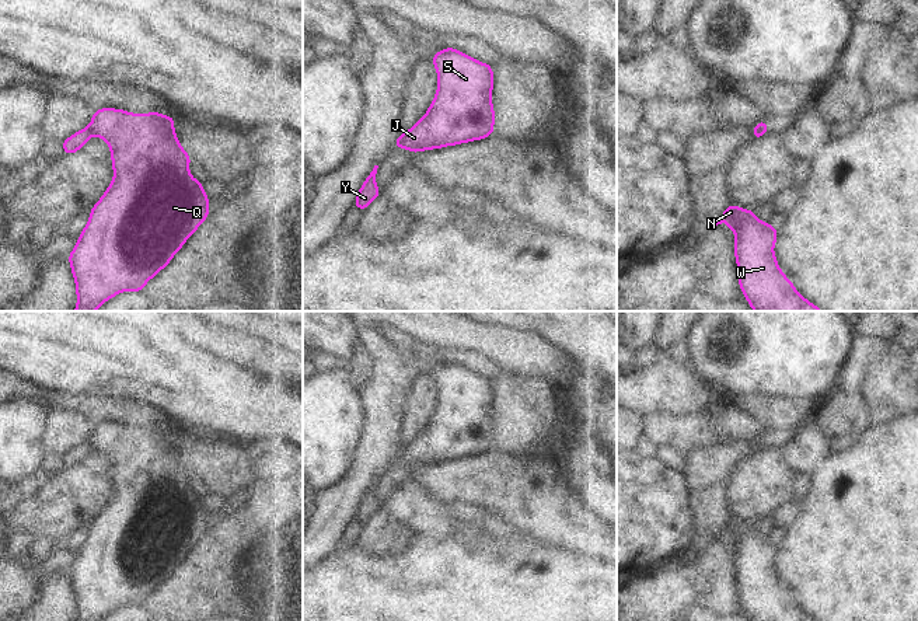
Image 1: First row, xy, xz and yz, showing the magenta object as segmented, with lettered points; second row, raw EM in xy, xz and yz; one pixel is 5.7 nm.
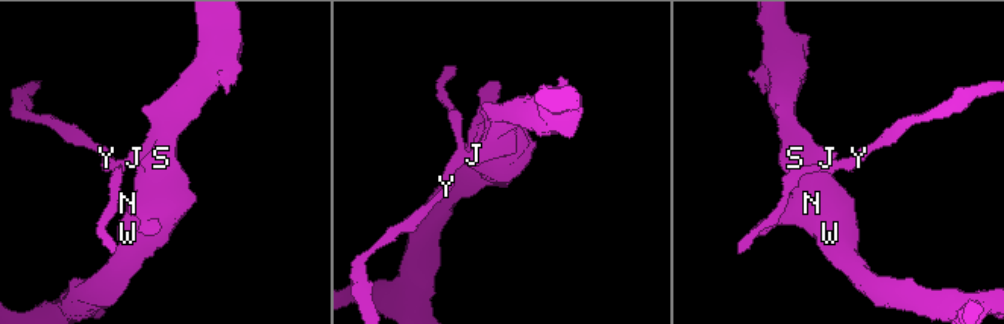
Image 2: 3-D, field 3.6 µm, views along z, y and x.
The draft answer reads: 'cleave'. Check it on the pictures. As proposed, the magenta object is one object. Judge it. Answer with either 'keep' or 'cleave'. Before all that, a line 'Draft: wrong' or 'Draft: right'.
Draft: right
cleave

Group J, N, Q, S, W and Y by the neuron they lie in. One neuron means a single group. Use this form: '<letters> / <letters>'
J N Q S W / Y

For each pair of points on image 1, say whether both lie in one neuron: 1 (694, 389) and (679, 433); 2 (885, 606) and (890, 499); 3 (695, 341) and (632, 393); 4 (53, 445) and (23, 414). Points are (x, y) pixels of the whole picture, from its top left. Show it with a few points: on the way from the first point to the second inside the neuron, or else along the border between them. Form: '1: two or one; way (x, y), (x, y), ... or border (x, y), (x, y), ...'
1: two; border (701, 411), (684, 414), (652, 412)
2: one; way (885, 579), (885, 537), (890, 531), (890, 526)
3: two; border (688, 362), (712, 384)
4: two; border (48, 411), (42, 439), (45, 452)

